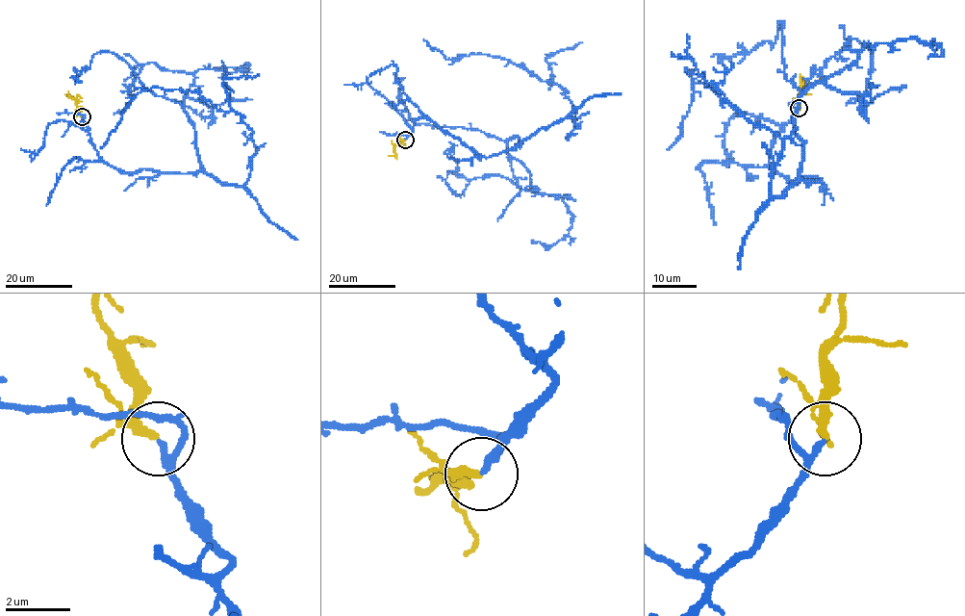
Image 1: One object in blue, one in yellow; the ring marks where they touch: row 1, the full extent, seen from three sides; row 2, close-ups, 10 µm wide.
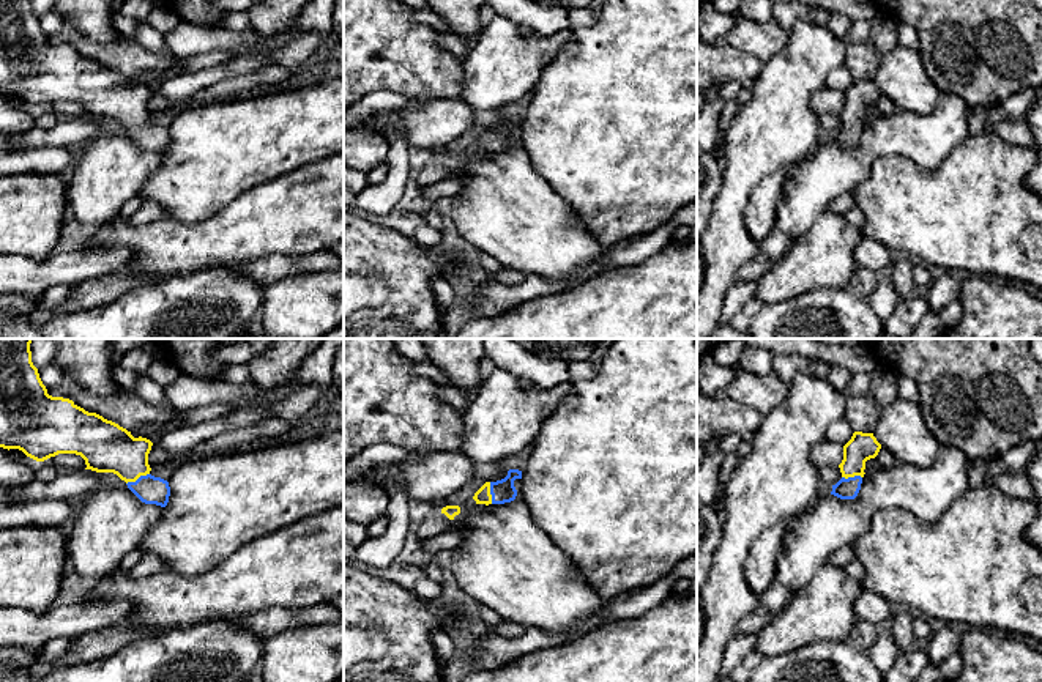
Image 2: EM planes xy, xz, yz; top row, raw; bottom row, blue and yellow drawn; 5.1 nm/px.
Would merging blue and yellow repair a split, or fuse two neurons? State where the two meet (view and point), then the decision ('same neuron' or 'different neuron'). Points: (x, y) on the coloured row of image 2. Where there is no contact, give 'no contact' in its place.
contact xy (139, 478); same neuron

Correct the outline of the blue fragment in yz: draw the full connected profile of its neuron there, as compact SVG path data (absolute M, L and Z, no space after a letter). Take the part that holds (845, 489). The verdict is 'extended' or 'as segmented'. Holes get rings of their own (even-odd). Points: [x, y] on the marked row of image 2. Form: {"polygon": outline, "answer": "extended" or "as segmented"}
{"polygon": "M854 432L843 446L843 460L839 465L842 479L832 485L831 495L840 499L854 499L861 490L865 461L875 458L881 449L873 433Z", "answer": "extended"}

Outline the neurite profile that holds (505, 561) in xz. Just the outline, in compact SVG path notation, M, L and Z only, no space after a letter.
M470 498L459 507L452 526L463 534L452 550L451 570L471 600L489 606L506 622L550 633L572 630L605 606L607 602L588 586L564 551L533 521L523 501L486 506Z

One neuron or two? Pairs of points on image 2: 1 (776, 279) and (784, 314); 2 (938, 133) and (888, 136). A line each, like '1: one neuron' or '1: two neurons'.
1: two neurons
2: one neuron

